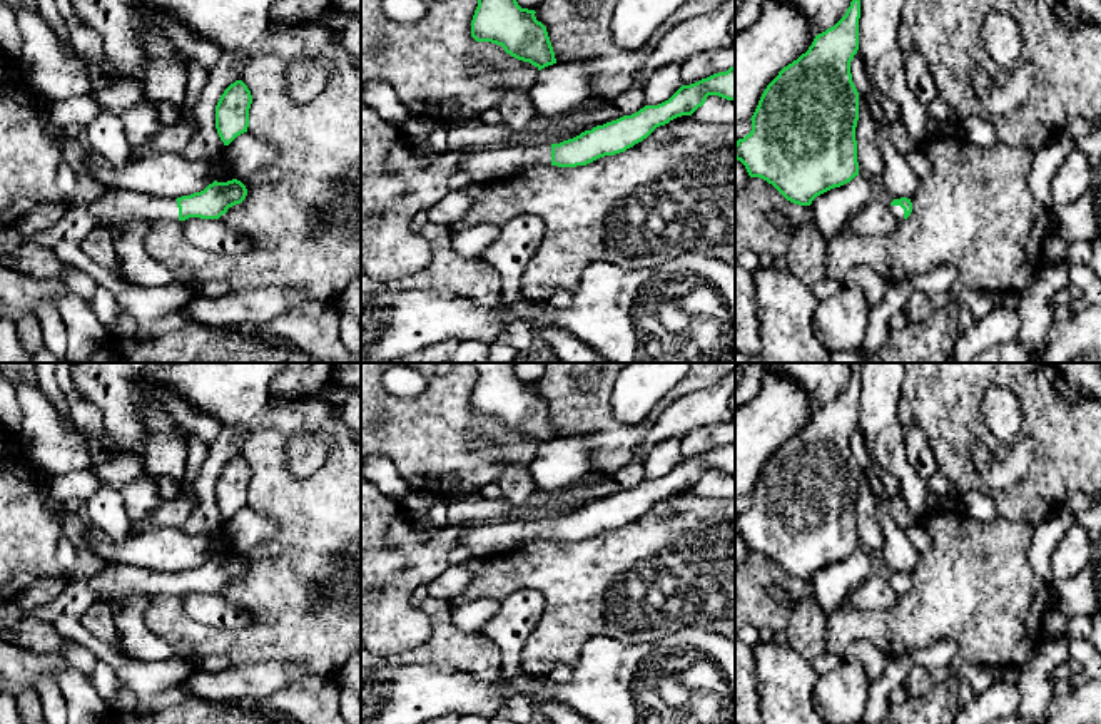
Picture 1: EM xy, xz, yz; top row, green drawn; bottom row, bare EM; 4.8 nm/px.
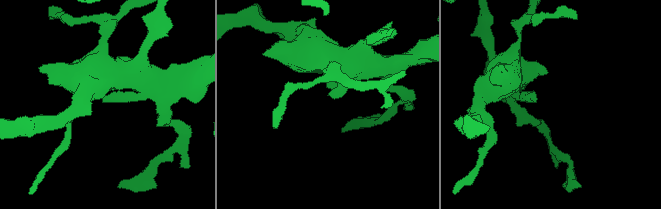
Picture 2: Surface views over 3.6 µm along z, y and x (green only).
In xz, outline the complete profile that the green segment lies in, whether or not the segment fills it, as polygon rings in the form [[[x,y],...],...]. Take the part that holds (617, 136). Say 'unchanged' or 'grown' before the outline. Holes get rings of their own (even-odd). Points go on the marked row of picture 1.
grown; [[[735,67],[682,85],[658,105],[645,105],[632,115],[596,125],[560,144],[464,152],[456,172],[464,172],[473,182],[483,184],[516,176],[535,166],[586,166],[600,157],[625,152],[677,117],[692,115],[708,95],[735,100]]]

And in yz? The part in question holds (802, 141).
unchanged; [[[852,0],[845,15],[815,35],[809,50],[767,85],[750,119],[752,130],[735,142],[735,159],[748,176],[767,181],[794,204],[810,206],[817,196],[859,176],[859,92],[850,74],[859,50],[859,18],[860,0]]]

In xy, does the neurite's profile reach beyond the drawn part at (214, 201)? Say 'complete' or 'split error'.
split error

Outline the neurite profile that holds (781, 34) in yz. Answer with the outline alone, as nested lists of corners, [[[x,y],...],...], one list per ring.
[[[764,0],[760,15],[735,35],[735,122],[752,119],[767,85],[815,38],[787,0]]]

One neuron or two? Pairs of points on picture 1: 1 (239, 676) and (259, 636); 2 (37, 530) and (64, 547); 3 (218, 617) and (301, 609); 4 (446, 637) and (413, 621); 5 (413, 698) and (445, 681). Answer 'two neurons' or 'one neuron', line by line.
1: two neurons
2: two neurons
3: two neurons
4: two neurons
5: one neuron

